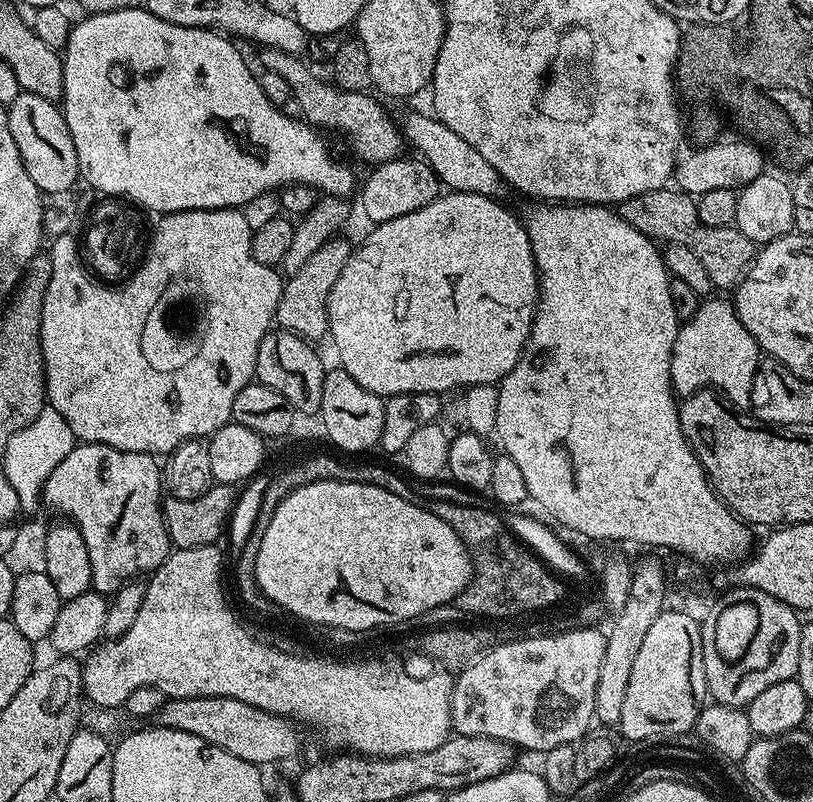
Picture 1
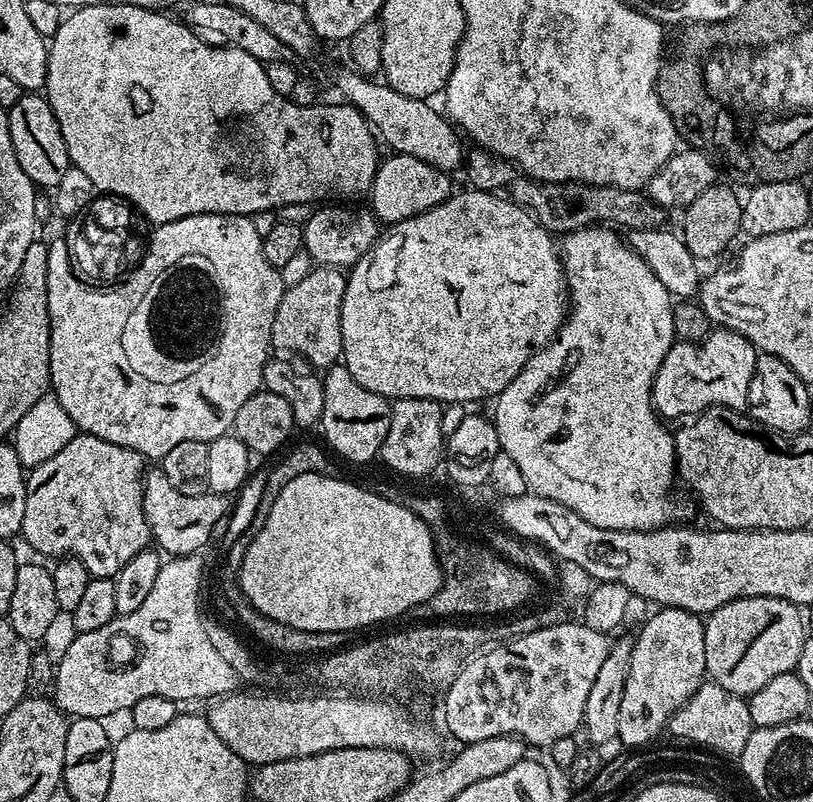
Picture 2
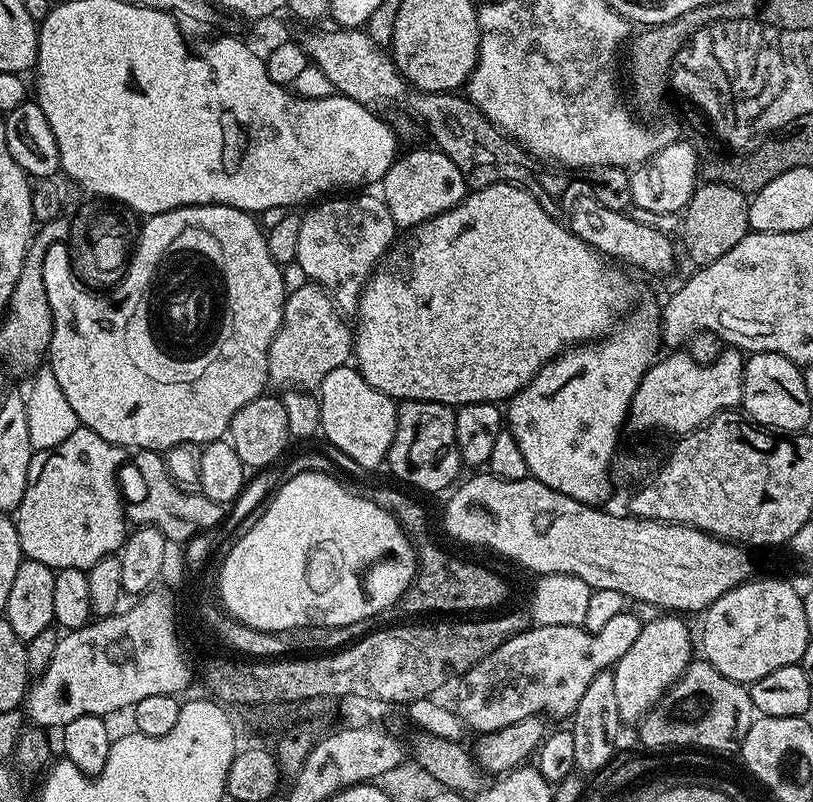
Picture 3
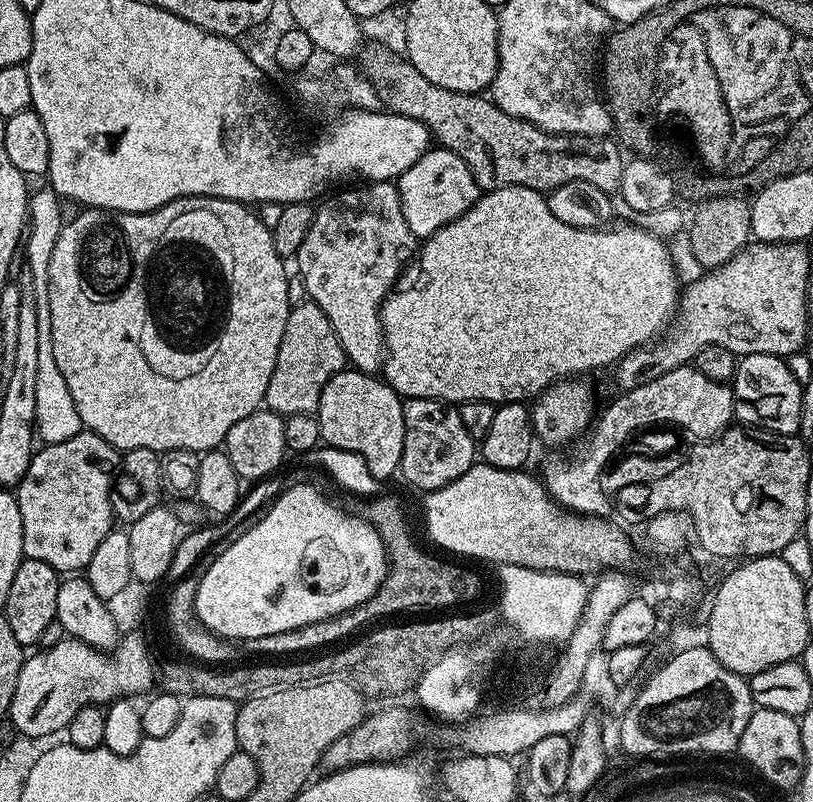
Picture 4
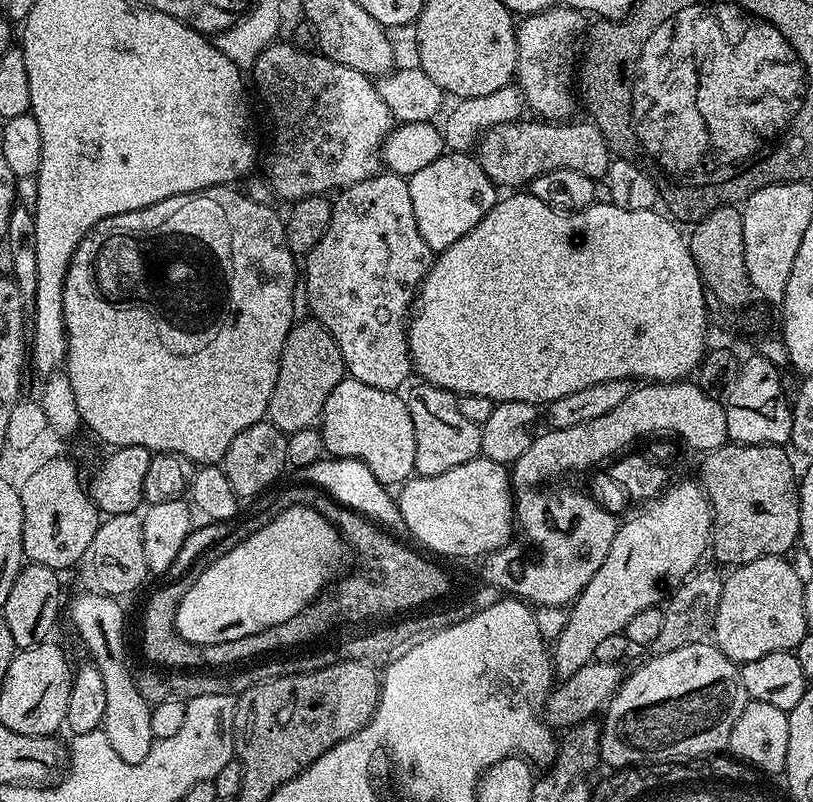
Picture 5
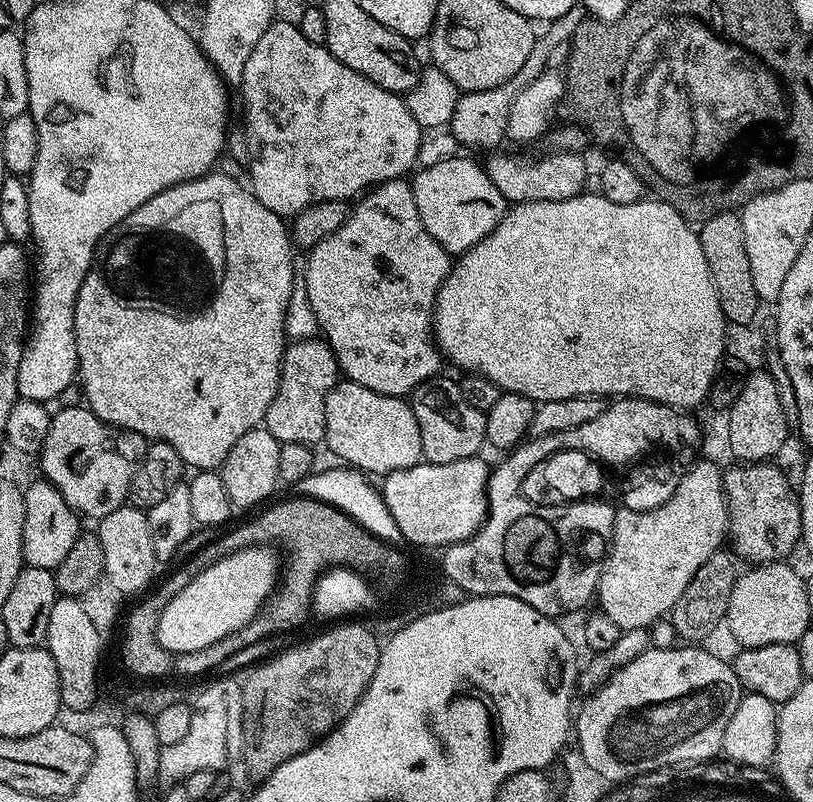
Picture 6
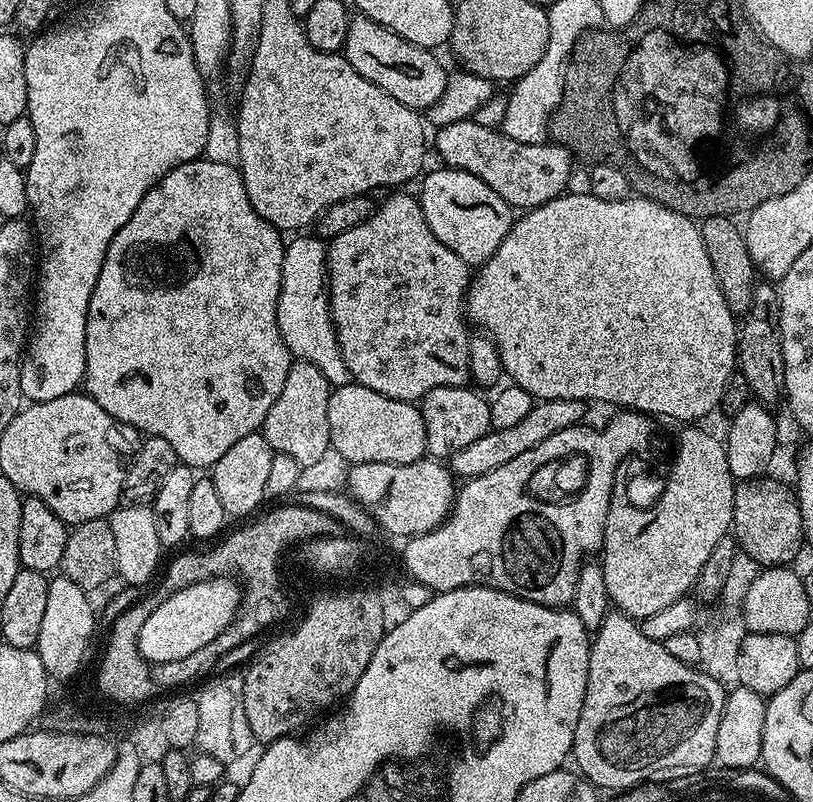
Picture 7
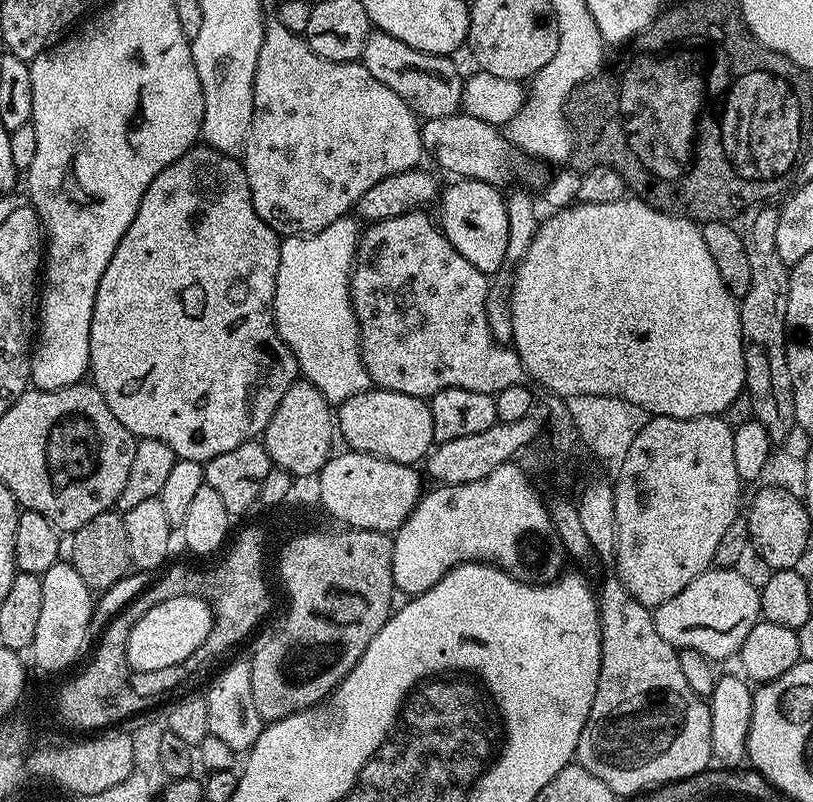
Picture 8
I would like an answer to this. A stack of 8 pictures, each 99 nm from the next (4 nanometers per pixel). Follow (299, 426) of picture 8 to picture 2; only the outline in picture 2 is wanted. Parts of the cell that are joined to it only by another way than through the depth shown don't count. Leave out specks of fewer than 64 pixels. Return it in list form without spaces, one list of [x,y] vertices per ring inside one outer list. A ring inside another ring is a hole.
[[[312,266],[301,280],[291,281],[274,313],[272,348],[285,348],[285,353],[307,360],[317,370],[333,367],[342,356],[342,298],[347,285],[341,269],[323,266]]]

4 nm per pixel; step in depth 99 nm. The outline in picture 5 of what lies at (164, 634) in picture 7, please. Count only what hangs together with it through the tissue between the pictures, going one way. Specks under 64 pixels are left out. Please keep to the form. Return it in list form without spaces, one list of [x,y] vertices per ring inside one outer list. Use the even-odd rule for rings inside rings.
[[[292,506],[296,508],[288,508],[285,512],[280,512],[272,521],[261,523],[260,529],[257,532],[252,532],[250,535],[243,537],[238,546],[234,546],[226,554],[222,554],[222,558],[218,558],[218,562],[214,562],[210,567],[203,569],[199,573],[200,577],[193,582],[192,585],[187,585],[184,588],[184,597],[180,600],[180,605],[176,611],[176,633],[186,642],[197,646],[207,646],[210,644],[221,644],[222,642],[234,642],[238,638],[246,638],[250,634],[258,634],[262,630],[266,630],[275,624],[286,622],[290,618],[294,618],[294,614],[298,614],[305,606],[311,604],[325,591],[324,588],[328,583],[331,585],[337,579],[336,571],[340,568],[340,563],[344,560],[344,552],[346,553],[346,545],[343,536],[336,529],[335,524],[331,524],[329,520],[316,511],[314,508],[307,506]]]

